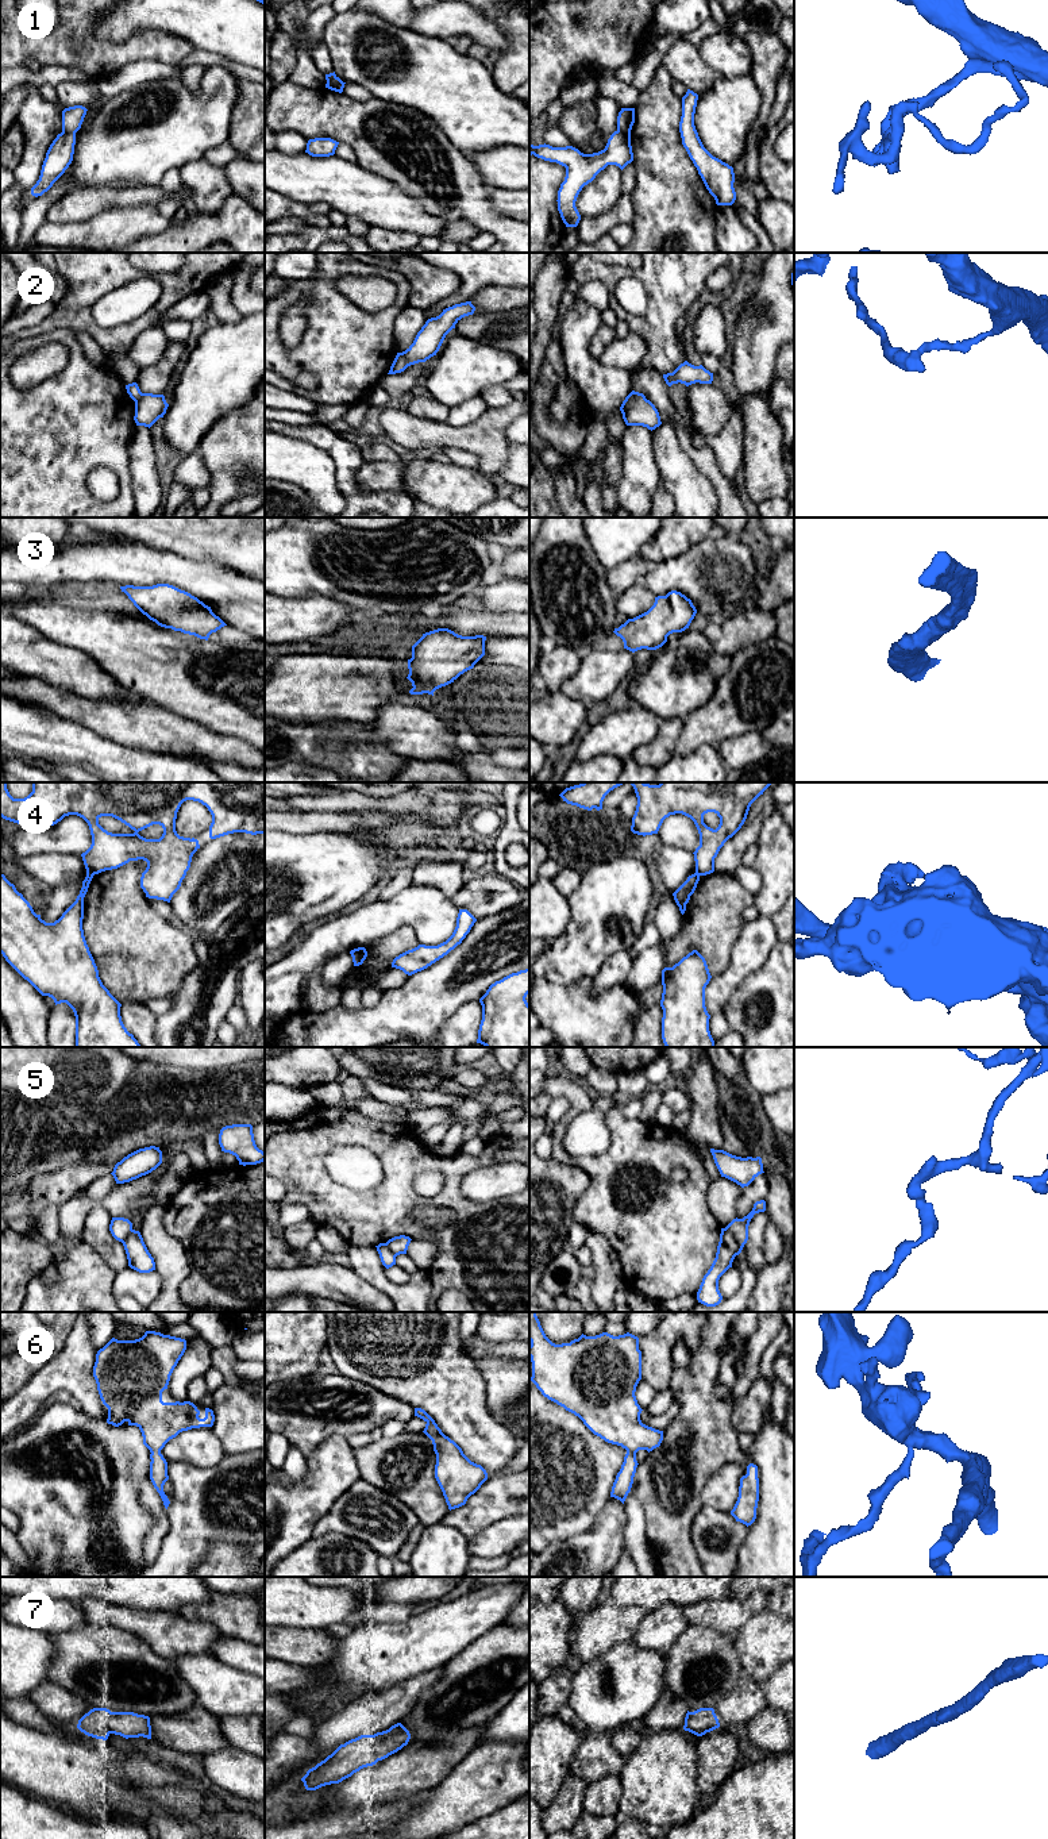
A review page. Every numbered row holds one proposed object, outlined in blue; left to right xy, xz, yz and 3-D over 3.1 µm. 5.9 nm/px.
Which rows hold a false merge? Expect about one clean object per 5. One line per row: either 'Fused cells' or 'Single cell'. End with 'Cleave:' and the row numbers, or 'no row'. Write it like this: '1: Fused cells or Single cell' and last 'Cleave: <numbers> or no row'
1: Fused cells
2: Fused cells
3: Single cell
4: Fused cells
5: Fused cells
6: Fused cells
7: Single cell
Cleave: 1, 2, 4, 5, 6

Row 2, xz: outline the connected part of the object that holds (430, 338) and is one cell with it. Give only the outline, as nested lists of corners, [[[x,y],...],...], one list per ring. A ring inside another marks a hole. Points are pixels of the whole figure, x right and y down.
[[[471,301],[455,304],[425,322],[417,332],[413,343],[402,351],[407,368],[419,362],[425,362],[436,355],[446,335],[455,328],[455,324],[465,316],[473,315],[475,307]]]

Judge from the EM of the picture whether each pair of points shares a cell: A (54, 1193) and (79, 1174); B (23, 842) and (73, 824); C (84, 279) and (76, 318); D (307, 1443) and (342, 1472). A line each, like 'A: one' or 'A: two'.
A: one
B: one
C: one
D: two

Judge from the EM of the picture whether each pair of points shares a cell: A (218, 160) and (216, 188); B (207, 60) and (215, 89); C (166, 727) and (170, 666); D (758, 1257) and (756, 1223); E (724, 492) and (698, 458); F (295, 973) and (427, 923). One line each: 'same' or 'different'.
A: different
B: different
C: different
D: same
E: same
F: same

